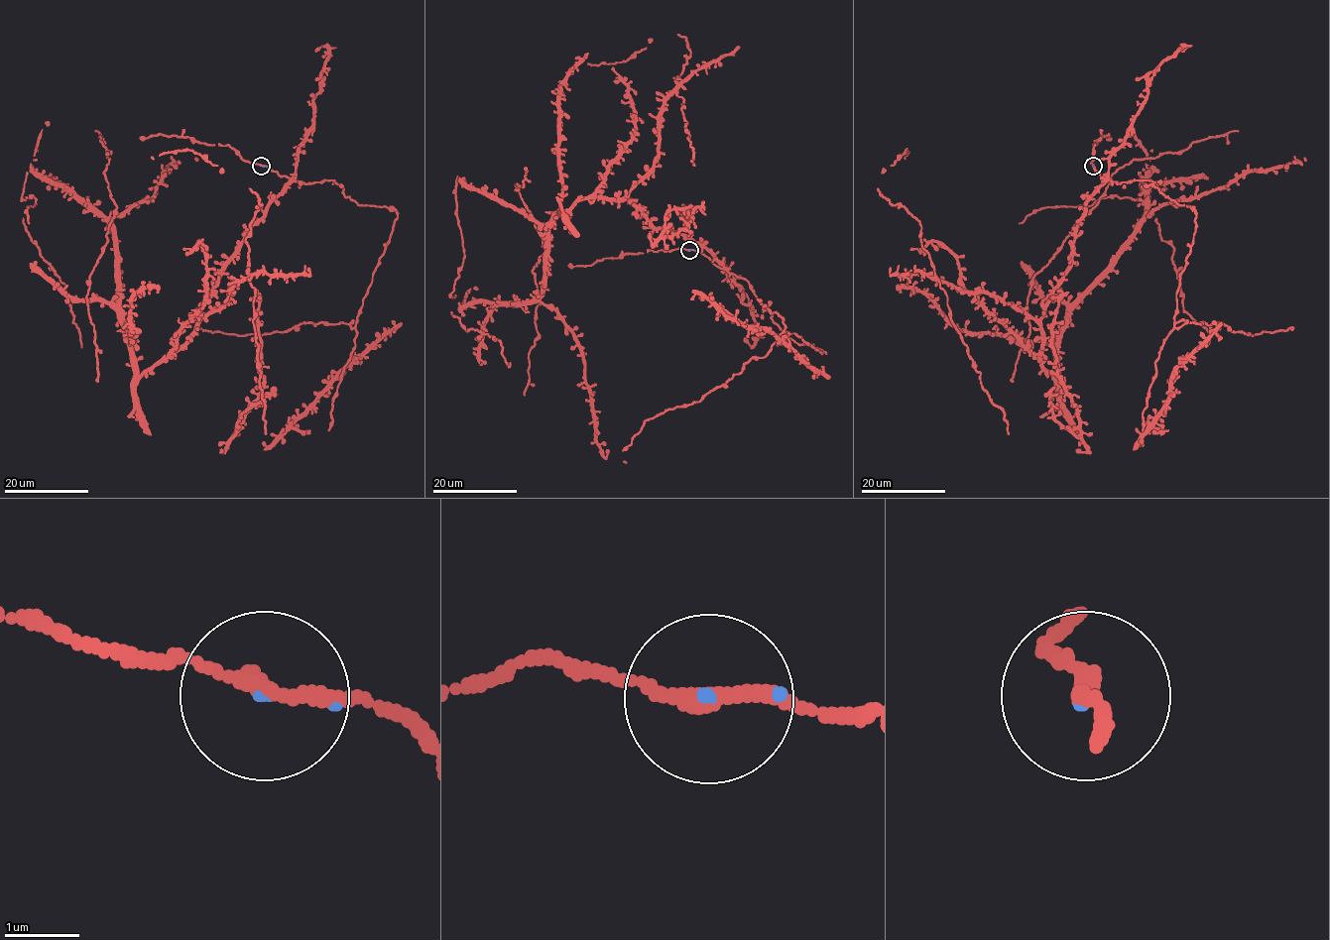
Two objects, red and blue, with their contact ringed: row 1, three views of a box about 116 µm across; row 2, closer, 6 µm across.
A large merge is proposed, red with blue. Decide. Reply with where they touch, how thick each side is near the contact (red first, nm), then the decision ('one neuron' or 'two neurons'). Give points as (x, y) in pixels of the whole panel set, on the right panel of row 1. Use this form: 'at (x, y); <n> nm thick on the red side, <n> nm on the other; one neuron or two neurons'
at (1093, 166); 200 nm thick on the red side, 50 nm on the other; one neuron

